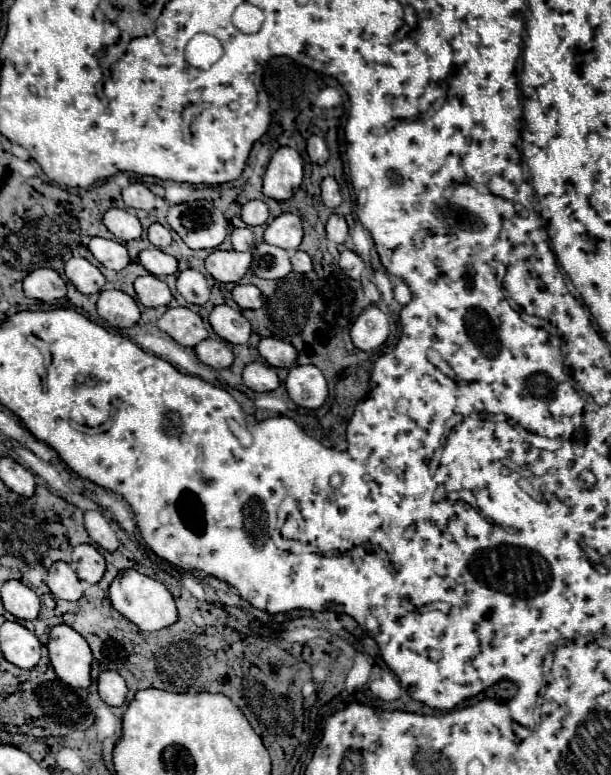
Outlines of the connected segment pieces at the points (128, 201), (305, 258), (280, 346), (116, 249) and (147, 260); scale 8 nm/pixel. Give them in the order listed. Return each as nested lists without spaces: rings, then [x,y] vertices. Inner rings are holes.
[[[133,183],[121,191],[123,203],[133,209],[145,209],[151,211],[155,207],[155,195],[143,185],[143,183]]]
[[[289,251],[291,253],[291,265],[293,265],[293,271],[297,273],[309,273],[313,269],[311,265],[311,257],[303,251]]]
[[[275,337],[261,339],[257,349],[271,367],[293,367],[297,361],[297,349],[291,343],[285,343]]]
[[[91,237],[89,241],[89,251],[93,253],[93,257],[107,269],[113,271],[121,271],[129,265],[129,253],[127,247],[119,241],[113,239],[103,239],[103,237]]]
[[[145,249],[139,253],[141,265],[155,277],[165,277],[177,273],[177,259],[163,253],[161,249]]]

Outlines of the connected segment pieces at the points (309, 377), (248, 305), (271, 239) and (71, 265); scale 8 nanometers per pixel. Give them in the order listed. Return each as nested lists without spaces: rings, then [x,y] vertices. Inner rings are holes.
[[[295,365],[285,381],[293,403],[305,409],[319,409],[327,399],[327,381],[313,365]]]
[[[235,285],[233,299],[241,309],[259,309],[263,305],[261,291],[253,285]]]
[[[281,213],[279,217],[273,219],[271,225],[265,229],[265,243],[281,247],[281,249],[297,249],[303,237],[301,229],[301,219],[293,213]]]
[[[81,257],[69,259],[65,263],[65,275],[77,287],[77,291],[81,291],[85,295],[99,293],[105,285],[103,273],[93,263],[89,263],[87,259],[81,259]]]

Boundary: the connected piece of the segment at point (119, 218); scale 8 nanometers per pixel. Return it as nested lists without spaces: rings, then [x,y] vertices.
[[[109,209],[103,215],[103,223],[105,227],[121,241],[129,241],[129,239],[139,239],[141,237],[141,223],[135,215],[131,215],[125,209]]]

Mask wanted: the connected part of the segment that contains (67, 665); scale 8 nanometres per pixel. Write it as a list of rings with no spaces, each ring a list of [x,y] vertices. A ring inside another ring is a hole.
[[[55,625],[49,631],[49,659],[55,675],[71,687],[91,685],[91,649],[87,641],[69,625]]]

